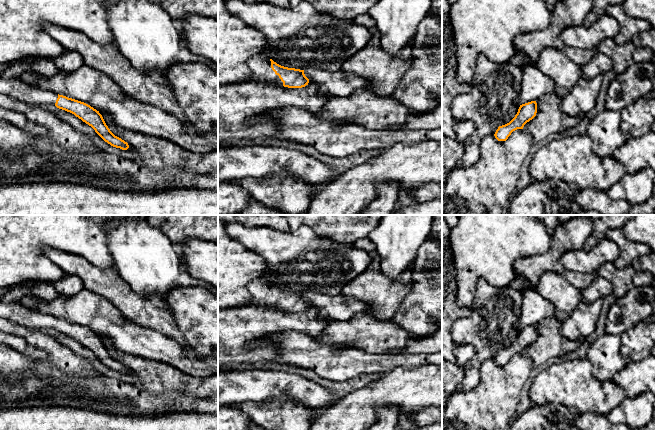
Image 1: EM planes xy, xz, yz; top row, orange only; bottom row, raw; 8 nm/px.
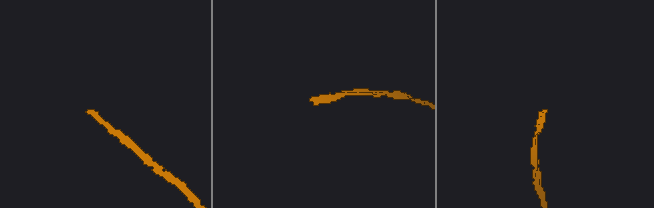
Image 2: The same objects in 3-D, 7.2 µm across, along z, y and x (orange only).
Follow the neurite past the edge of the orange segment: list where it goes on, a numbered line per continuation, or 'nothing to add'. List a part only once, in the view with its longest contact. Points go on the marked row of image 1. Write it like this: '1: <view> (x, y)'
1: xz (260, 66)

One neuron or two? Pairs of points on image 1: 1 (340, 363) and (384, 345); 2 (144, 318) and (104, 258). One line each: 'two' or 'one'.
1: two
2: two

